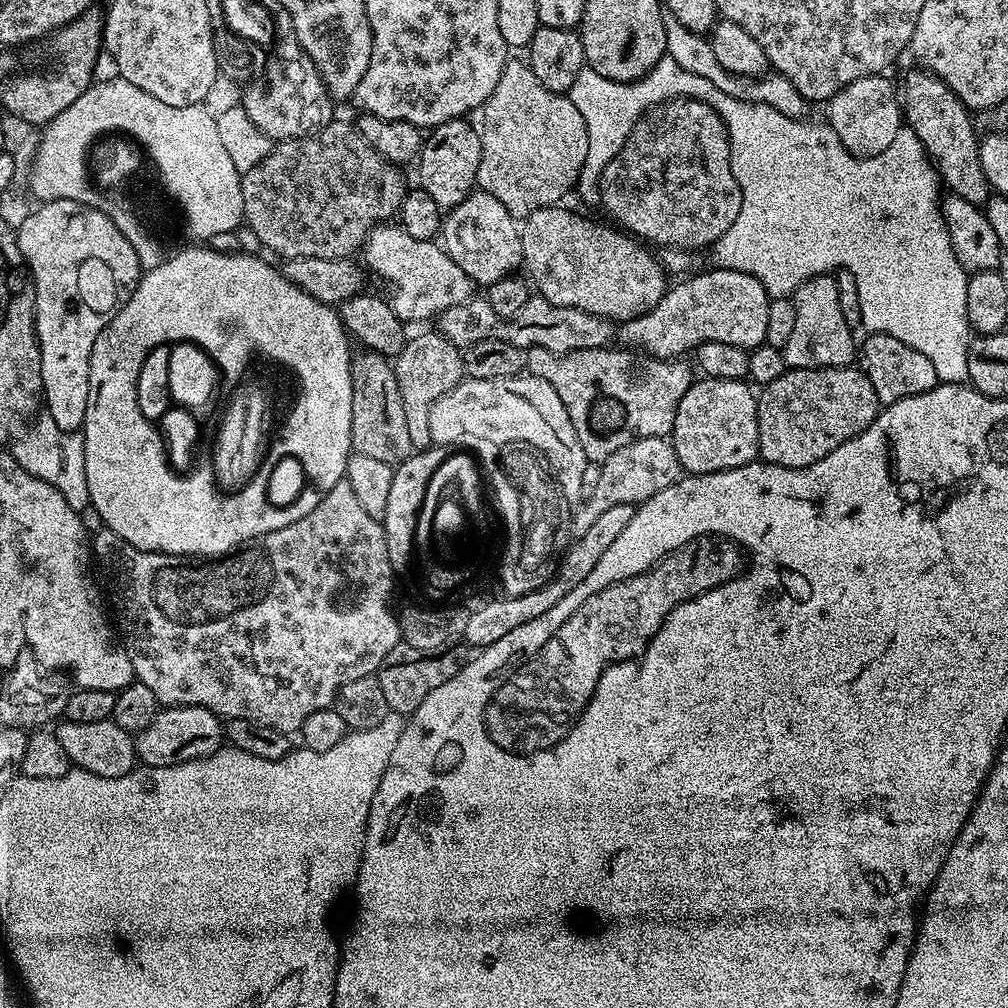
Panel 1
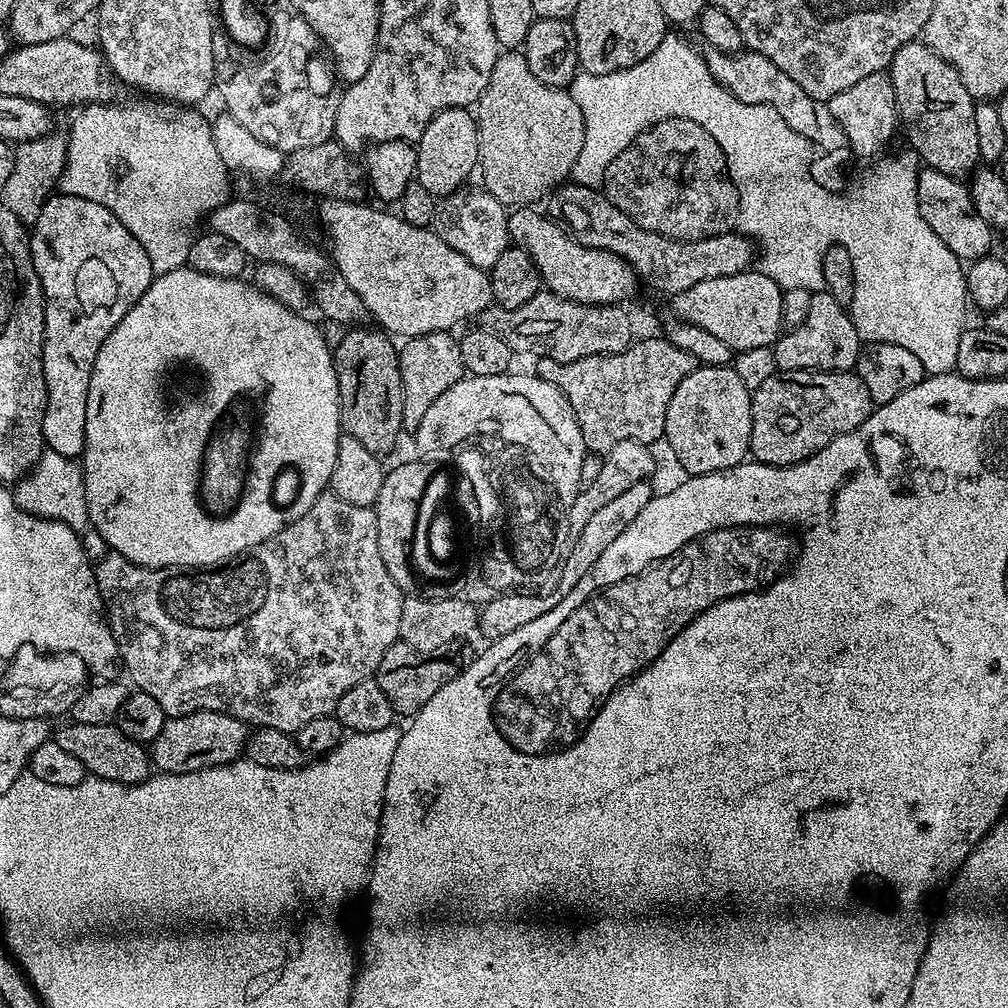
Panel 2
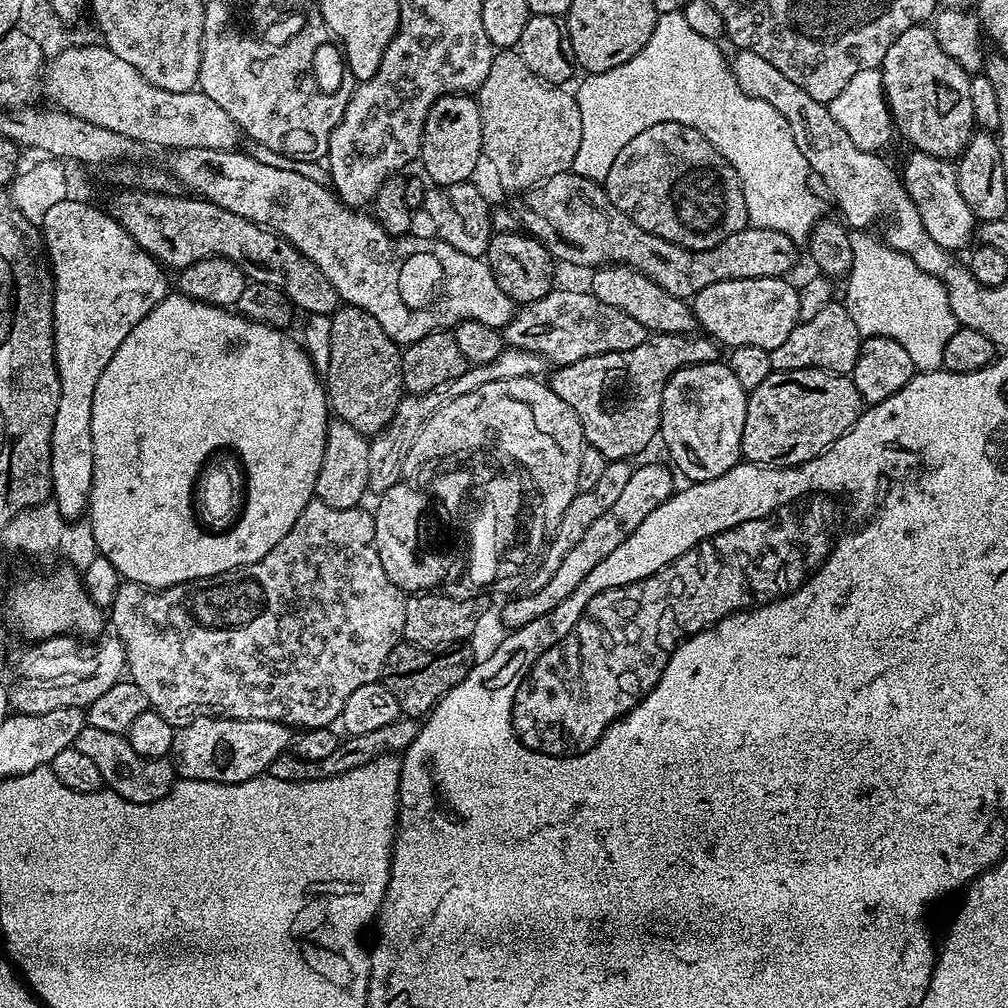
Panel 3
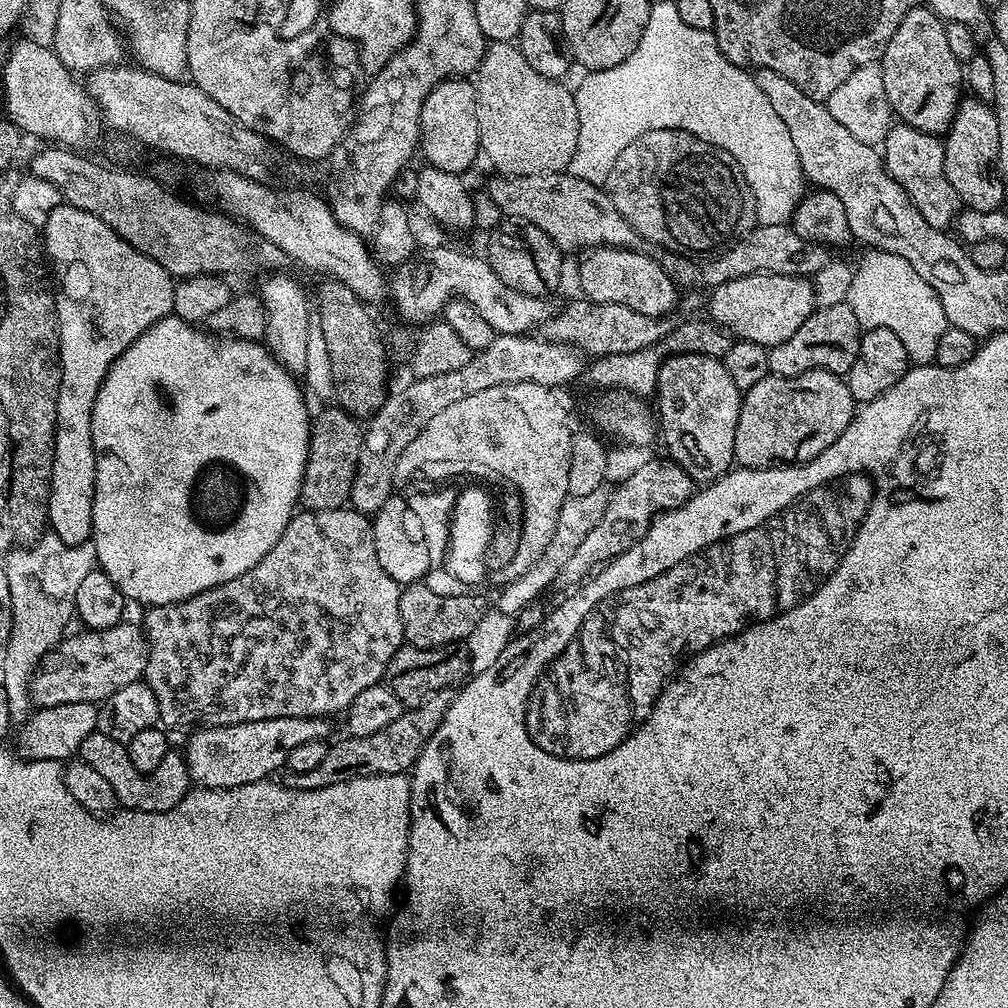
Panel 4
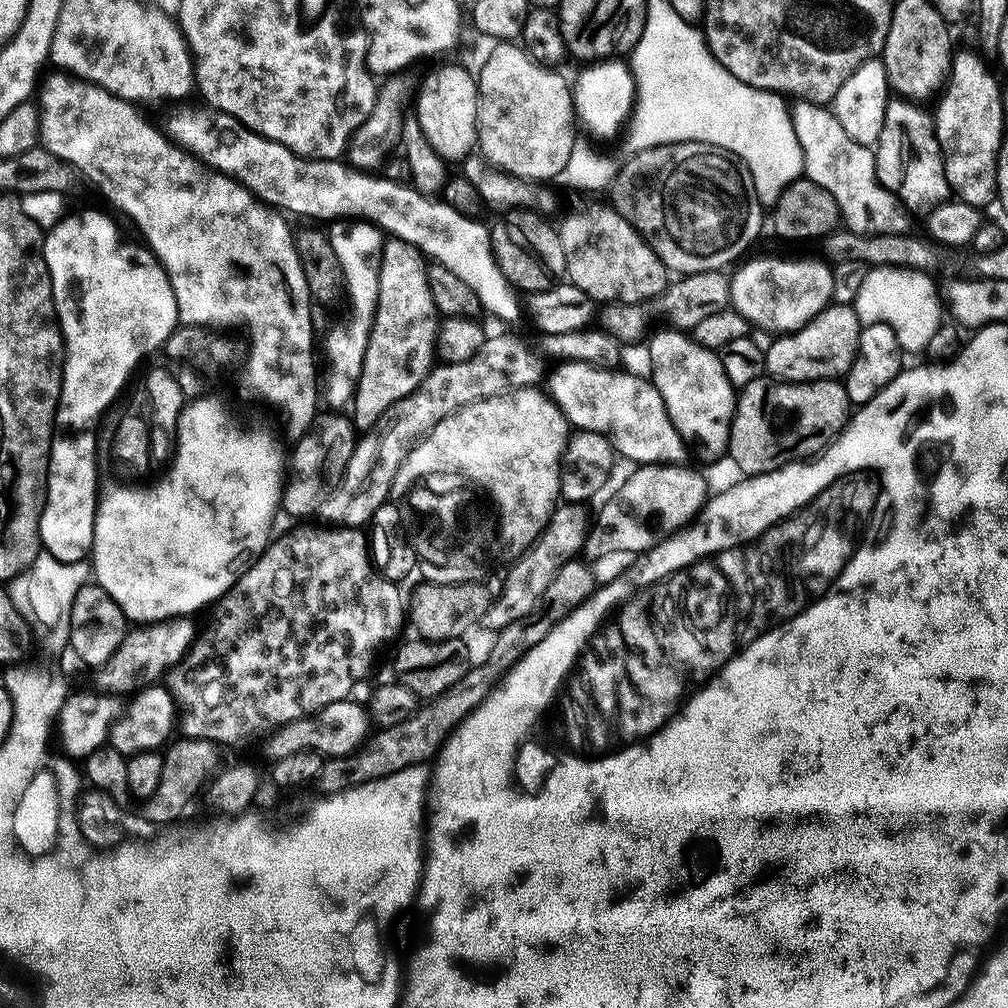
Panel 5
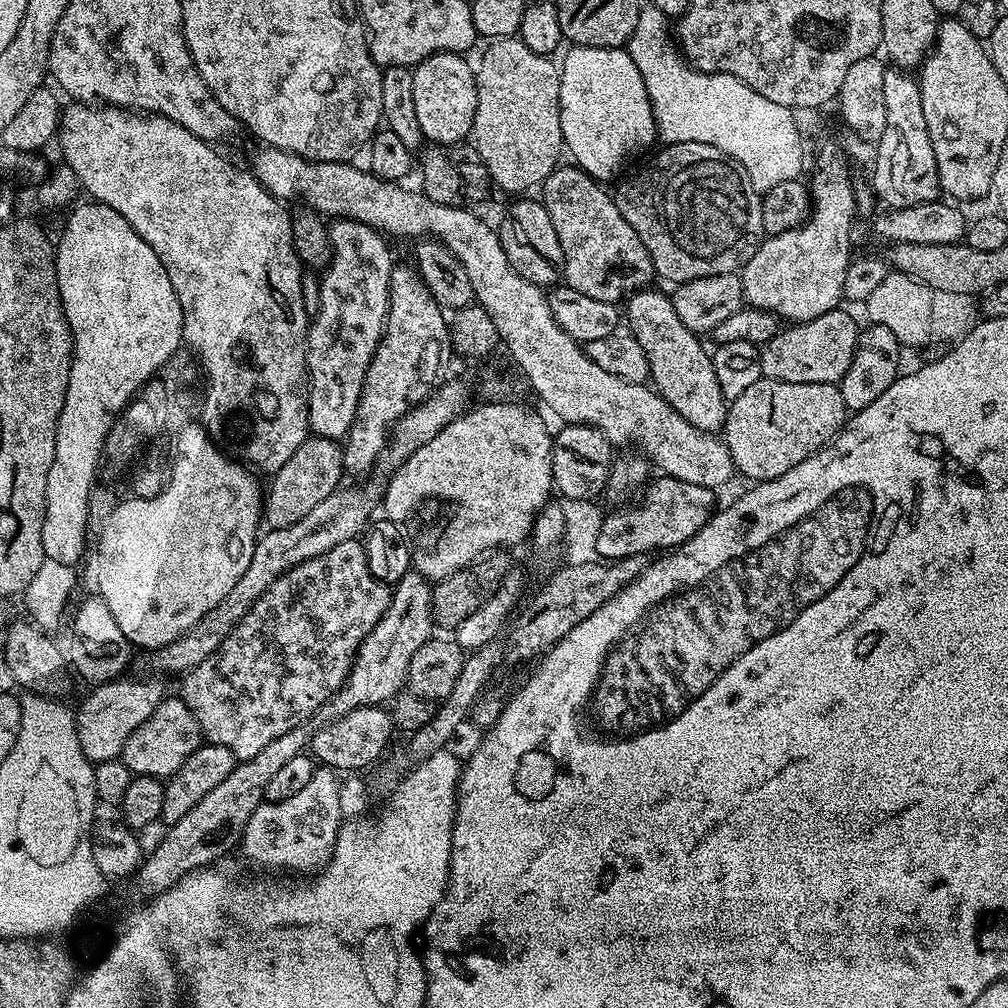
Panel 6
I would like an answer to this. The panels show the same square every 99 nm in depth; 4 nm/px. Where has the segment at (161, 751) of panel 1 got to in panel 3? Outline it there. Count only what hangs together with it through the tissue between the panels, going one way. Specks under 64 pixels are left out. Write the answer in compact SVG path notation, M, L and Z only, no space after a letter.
M203 716L176 728L170 759L177 777L237 784L265 775L270 762L289 751L293 735L289 725L269 720L223 720L221 716Z

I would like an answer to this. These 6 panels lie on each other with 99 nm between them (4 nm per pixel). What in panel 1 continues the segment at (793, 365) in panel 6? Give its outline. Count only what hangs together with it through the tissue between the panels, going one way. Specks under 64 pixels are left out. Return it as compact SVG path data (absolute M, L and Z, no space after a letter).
M813 274L805 284L792 293L794 306L794 334L782 350L788 368L846 368L857 359L858 348L852 344L853 329L842 318L842 305L838 303L838 286L835 275Z

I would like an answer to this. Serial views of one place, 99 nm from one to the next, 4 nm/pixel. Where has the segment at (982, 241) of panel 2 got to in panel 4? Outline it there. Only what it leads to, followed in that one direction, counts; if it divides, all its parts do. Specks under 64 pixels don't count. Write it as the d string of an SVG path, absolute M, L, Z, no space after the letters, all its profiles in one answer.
M893 123L888 136L882 145L884 164L888 173L906 190L910 202L930 222L930 226L948 230L956 223L962 211L962 205L954 186L950 186L950 178L946 178L944 165L944 145L941 137L931 136L922 130L914 130L909 124Z

